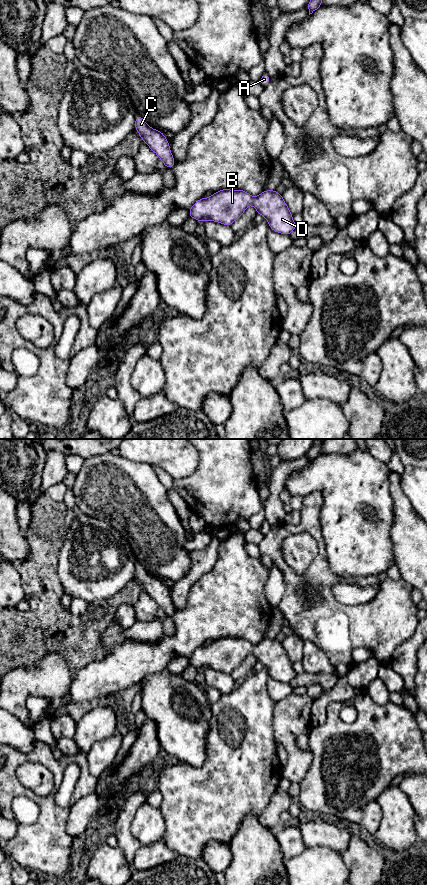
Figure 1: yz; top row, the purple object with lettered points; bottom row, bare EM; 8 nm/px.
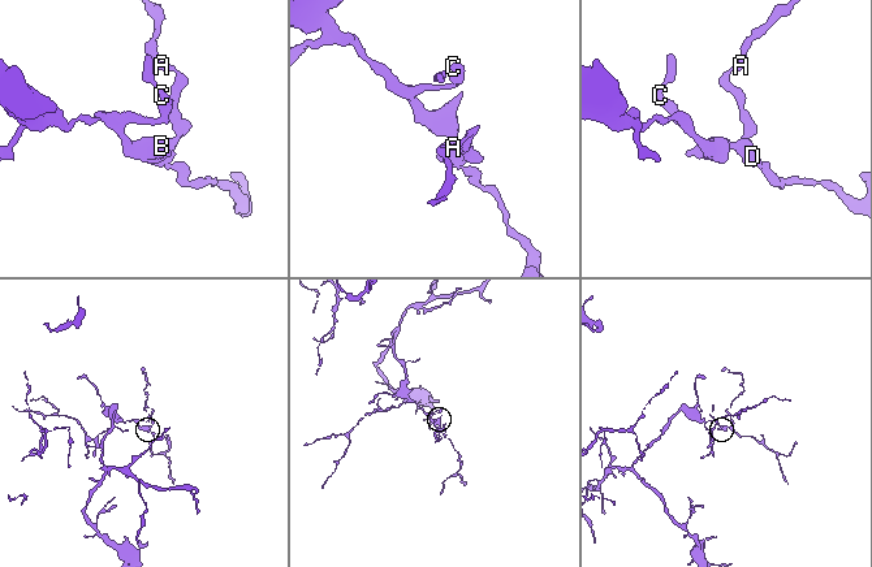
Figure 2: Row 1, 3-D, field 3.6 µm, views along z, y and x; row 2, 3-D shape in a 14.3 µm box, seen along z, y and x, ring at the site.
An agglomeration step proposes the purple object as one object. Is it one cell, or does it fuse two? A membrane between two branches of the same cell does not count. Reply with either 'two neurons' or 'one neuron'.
one neuron

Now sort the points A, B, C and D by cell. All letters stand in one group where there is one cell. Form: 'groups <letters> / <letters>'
groups A B C D

